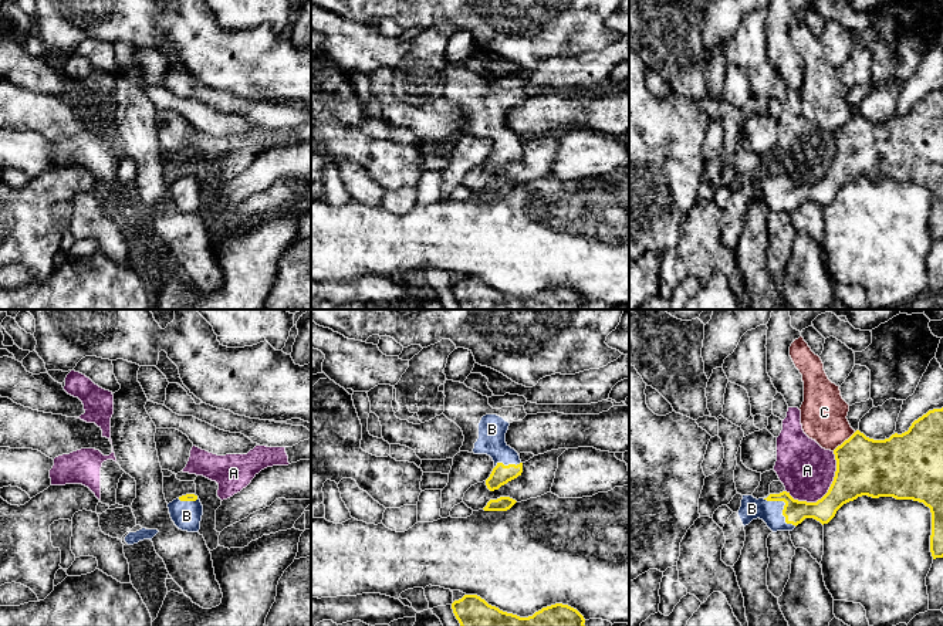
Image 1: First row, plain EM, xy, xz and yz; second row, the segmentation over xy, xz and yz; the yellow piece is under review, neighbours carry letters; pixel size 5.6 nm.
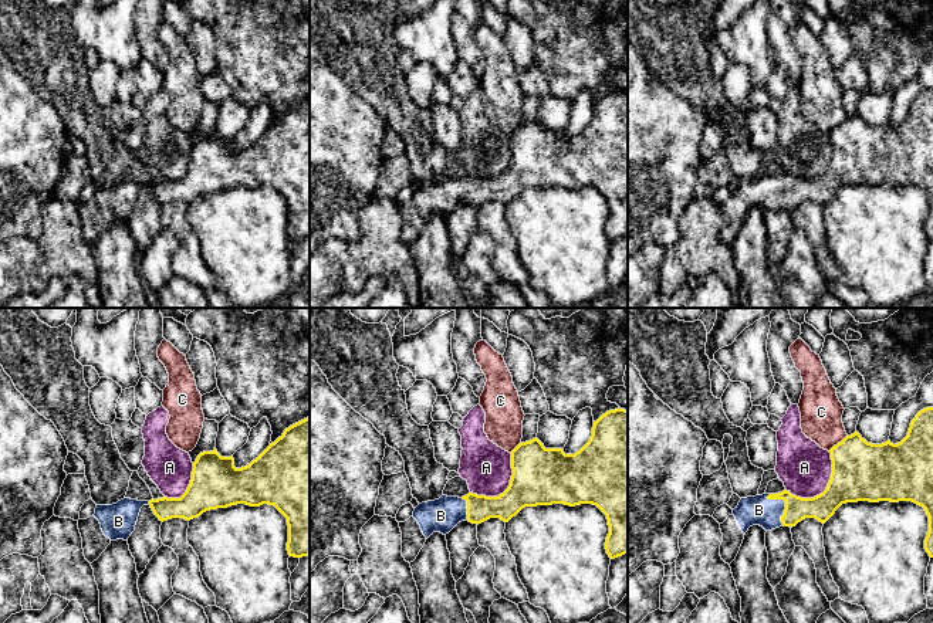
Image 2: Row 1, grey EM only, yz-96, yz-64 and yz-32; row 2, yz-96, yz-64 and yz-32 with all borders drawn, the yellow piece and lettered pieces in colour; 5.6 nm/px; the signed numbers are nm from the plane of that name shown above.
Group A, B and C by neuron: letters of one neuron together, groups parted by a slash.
A / B / C

